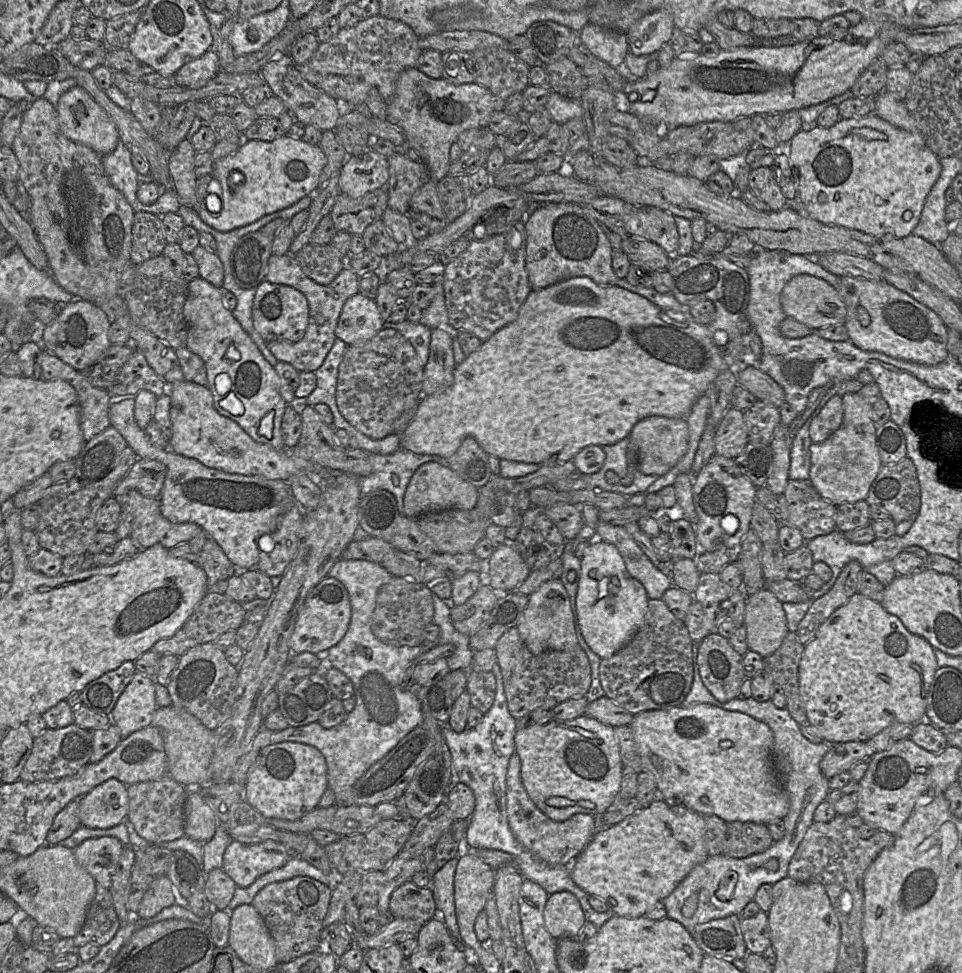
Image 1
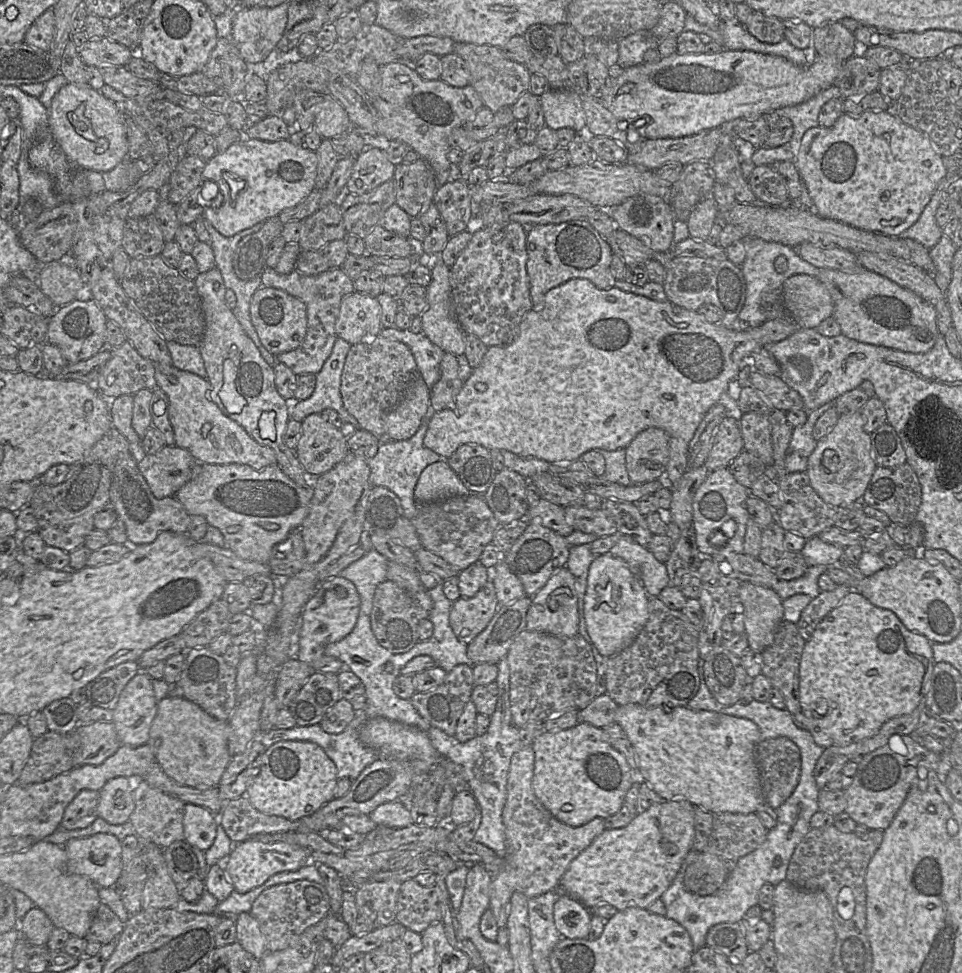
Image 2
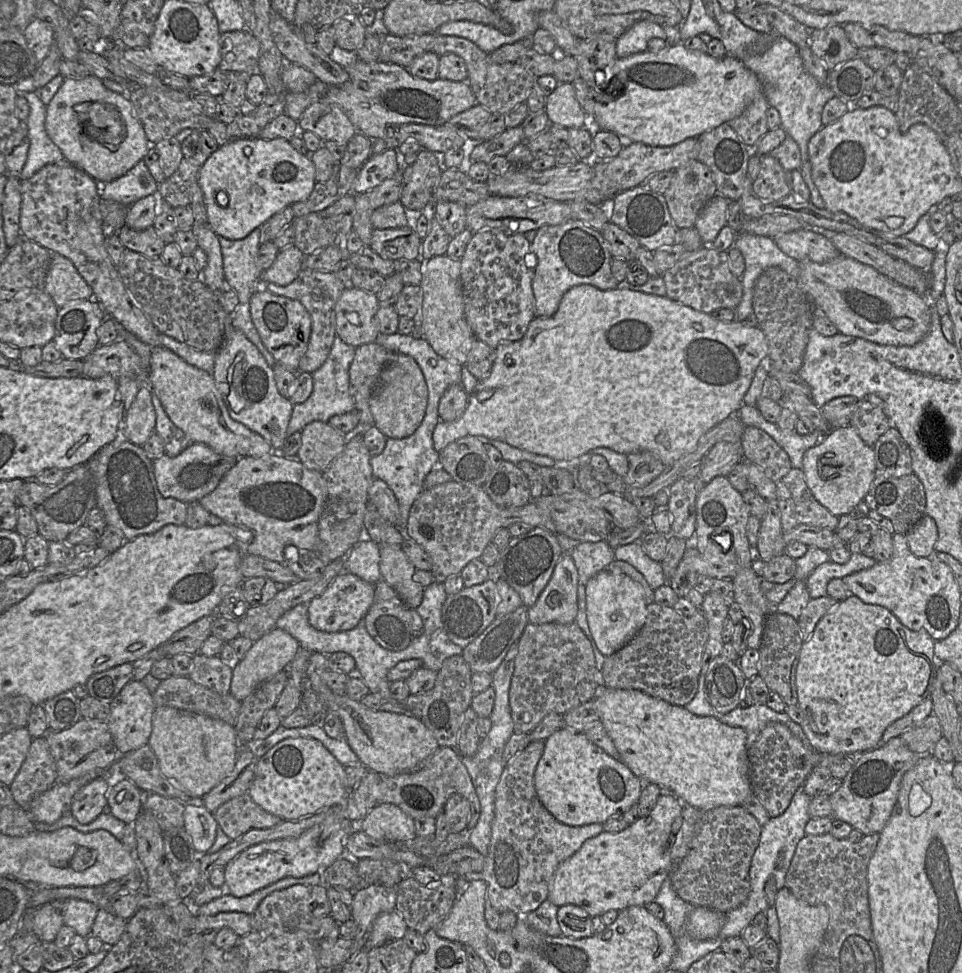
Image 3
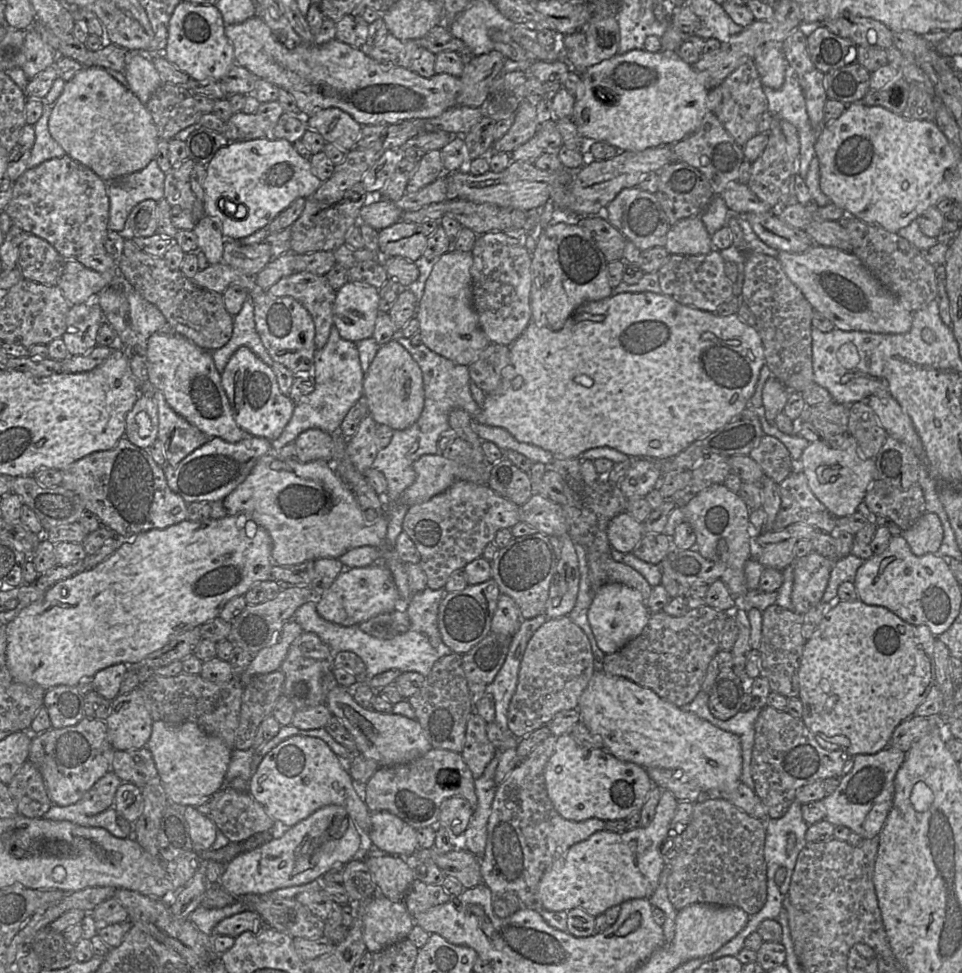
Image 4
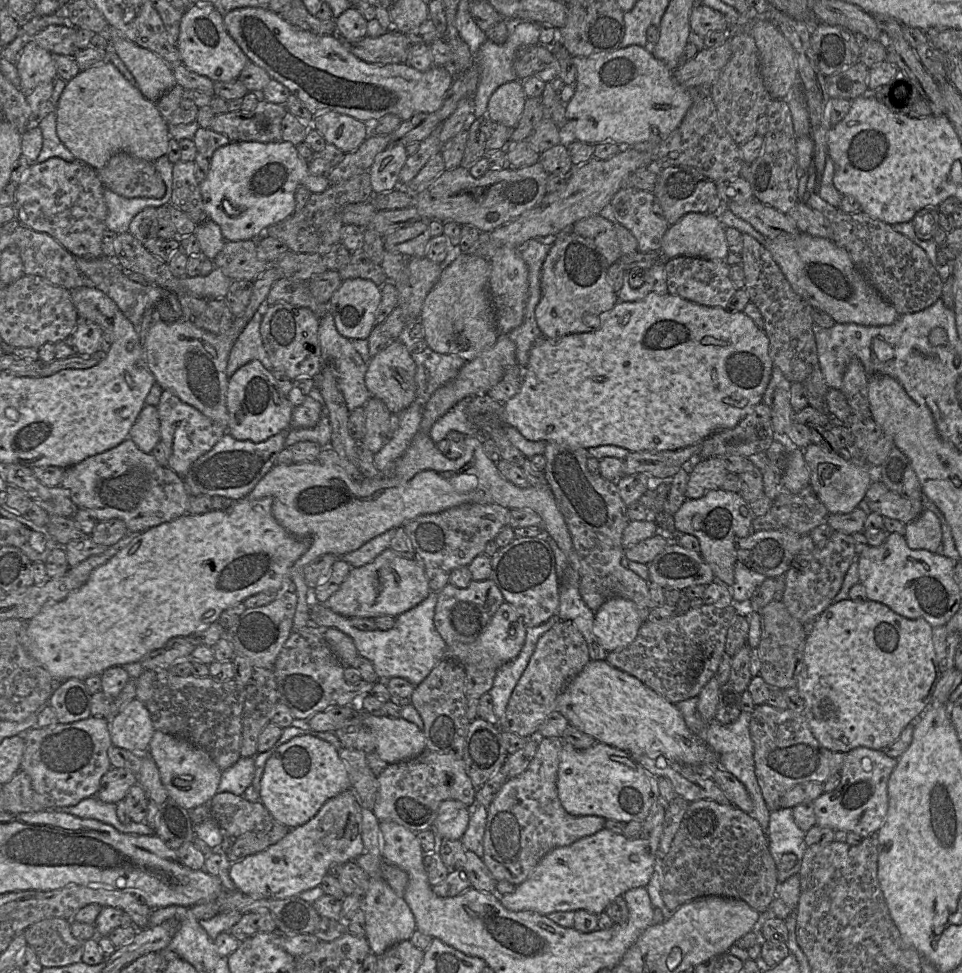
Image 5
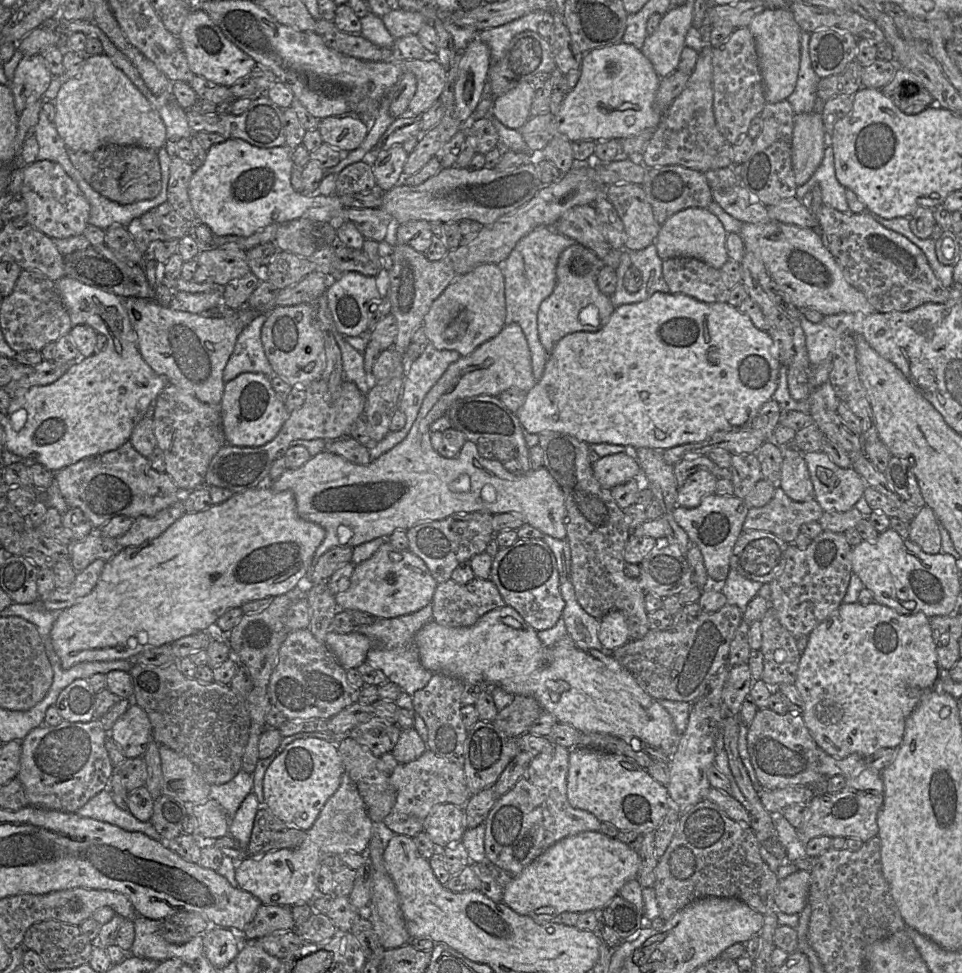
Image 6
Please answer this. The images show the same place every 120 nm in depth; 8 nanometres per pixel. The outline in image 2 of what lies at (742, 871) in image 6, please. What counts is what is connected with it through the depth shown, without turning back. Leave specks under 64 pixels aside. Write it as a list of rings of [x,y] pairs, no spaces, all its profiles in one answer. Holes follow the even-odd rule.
[[[723,812],[713,814],[713,829],[707,847],[695,862],[688,866],[684,876],[685,889],[699,896],[715,894],[724,885],[738,860],[758,848],[767,837],[768,830],[755,813]]]

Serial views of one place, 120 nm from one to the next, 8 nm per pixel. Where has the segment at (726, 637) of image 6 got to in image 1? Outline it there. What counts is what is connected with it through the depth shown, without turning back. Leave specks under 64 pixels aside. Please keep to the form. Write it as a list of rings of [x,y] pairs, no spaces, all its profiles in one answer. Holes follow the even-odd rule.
[[[649,599],[644,622],[641,628],[639,629],[639,631],[636,633],[636,635],[632,638],[632,640],[629,643],[627,643],[624,647],[622,647],[619,651],[617,651],[611,657],[601,660],[599,676],[600,676],[601,685],[605,692],[605,695],[608,698],[610,698],[614,703],[626,709],[632,715],[636,715],[640,712],[644,712],[648,710],[667,709],[667,708],[681,706],[684,699],[690,692],[691,686],[693,683],[694,674],[693,674],[693,662],[692,662],[692,641],[693,640],[691,639],[684,622],[677,619],[673,615],[673,613],[669,610],[669,608],[662,601],[662,599]]]

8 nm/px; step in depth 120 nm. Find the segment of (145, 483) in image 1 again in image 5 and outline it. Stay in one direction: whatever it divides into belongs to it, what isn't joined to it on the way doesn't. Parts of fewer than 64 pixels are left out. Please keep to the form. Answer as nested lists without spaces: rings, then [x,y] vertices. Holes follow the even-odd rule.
[[[288,430],[265,441],[237,440],[226,433],[214,447],[199,457],[190,467],[183,481],[189,495],[223,496],[238,501],[253,490],[256,484],[276,464],[278,454],[285,448]]]

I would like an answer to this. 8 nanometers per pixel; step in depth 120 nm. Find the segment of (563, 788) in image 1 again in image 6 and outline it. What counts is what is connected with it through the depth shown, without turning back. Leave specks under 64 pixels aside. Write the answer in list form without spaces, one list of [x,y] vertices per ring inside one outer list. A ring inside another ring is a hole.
[[[584,747],[570,748],[566,794],[573,808],[590,812],[600,822],[609,822],[619,831],[635,831],[642,834],[655,831],[673,804],[667,788],[651,777],[635,760],[625,755]]]

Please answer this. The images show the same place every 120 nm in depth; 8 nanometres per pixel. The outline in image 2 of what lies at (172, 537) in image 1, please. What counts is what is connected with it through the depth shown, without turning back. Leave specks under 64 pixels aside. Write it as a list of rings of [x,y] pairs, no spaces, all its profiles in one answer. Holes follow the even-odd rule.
[[[132,455],[119,459],[114,467],[110,486],[110,502],[116,510],[118,519],[125,524],[127,543],[131,546],[152,543],[163,531],[188,534],[191,515],[174,496],[157,499],[153,495],[138,469],[138,462]]]

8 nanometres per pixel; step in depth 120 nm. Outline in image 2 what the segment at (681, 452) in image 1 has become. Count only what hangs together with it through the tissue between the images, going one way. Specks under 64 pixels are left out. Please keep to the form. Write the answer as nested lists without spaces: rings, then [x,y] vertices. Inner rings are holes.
[[[660,428],[641,431],[626,447],[626,468],[634,484],[664,479],[668,460],[669,436]]]

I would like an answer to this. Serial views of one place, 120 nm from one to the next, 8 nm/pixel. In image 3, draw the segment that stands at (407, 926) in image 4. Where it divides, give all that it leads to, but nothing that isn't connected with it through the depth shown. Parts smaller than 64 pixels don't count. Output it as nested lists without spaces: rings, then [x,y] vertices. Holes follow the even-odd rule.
[[[396,910],[381,913],[373,922],[365,949],[369,950],[387,942],[401,939],[404,937],[407,928],[405,921]]]

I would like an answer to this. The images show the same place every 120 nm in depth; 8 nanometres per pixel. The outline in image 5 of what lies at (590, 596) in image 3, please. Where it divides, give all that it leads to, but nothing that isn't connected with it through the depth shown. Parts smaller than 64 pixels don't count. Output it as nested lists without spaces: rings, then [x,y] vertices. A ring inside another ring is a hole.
[[[616,597],[595,612],[593,631],[603,648],[613,652],[630,644],[643,623],[634,602]]]

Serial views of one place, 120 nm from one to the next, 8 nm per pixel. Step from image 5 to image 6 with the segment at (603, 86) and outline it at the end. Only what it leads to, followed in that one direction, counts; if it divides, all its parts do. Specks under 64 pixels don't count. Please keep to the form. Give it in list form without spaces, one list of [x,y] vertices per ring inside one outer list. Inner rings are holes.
[[[625,43],[594,49],[584,54],[580,70],[581,77],[576,87],[569,91],[555,115],[558,135],[572,143],[594,141],[597,144],[635,136],[647,128],[657,128],[660,124],[663,115],[655,109],[655,97],[661,78],[640,49]]]

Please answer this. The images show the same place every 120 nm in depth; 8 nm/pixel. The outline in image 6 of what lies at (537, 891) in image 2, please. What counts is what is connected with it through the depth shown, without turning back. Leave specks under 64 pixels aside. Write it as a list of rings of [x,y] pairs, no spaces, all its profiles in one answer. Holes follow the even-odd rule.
[[[554,745],[551,752],[532,758],[529,767],[517,783],[499,797],[486,818],[484,849],[489,862],[515,877],[555,842],[583,831],[599,831],[601,822],[590,812],[573,808],[567,799],[567,774],[570,748]]]

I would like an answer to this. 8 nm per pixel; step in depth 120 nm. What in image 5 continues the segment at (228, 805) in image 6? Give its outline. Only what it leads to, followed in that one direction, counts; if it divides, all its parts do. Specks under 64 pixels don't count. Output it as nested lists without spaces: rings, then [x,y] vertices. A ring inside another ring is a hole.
[[[241,757],[234,765],[222,771],[217,792],[243,796],[245,790],[252,785],[254,774],[254,757]]]

